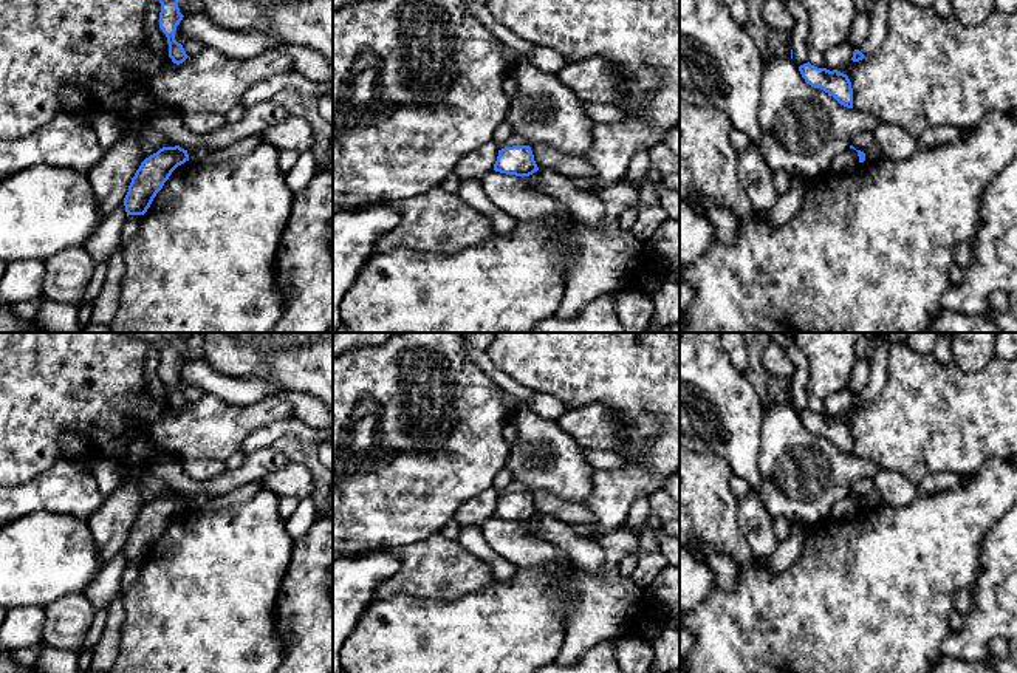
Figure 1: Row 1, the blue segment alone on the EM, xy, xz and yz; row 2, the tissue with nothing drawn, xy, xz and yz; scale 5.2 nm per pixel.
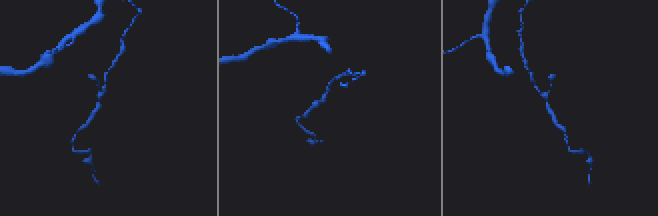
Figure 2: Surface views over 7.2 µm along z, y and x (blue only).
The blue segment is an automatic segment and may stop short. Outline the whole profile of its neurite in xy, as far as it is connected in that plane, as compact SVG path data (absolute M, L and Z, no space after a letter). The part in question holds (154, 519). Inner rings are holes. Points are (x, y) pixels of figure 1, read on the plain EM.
M180 492L163 494L146 504L132 524L124 545L127 563L144 562L172 518L186 507L189 507L187 497Z

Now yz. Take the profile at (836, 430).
M803 410L799 418L806 430L814 435L820 435L833 442L841 452L853 455L853 435L847 421L837 416L817 415L814 412Z

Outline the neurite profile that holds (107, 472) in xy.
M98 458L94 461L93 475L102 497L107 500L111 492L119 486L125 467L113 461L111 458Z

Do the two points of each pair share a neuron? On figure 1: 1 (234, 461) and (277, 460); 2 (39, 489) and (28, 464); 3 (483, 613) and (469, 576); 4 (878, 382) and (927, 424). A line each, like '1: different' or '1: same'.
1: different
2: different
3: different
4: different

